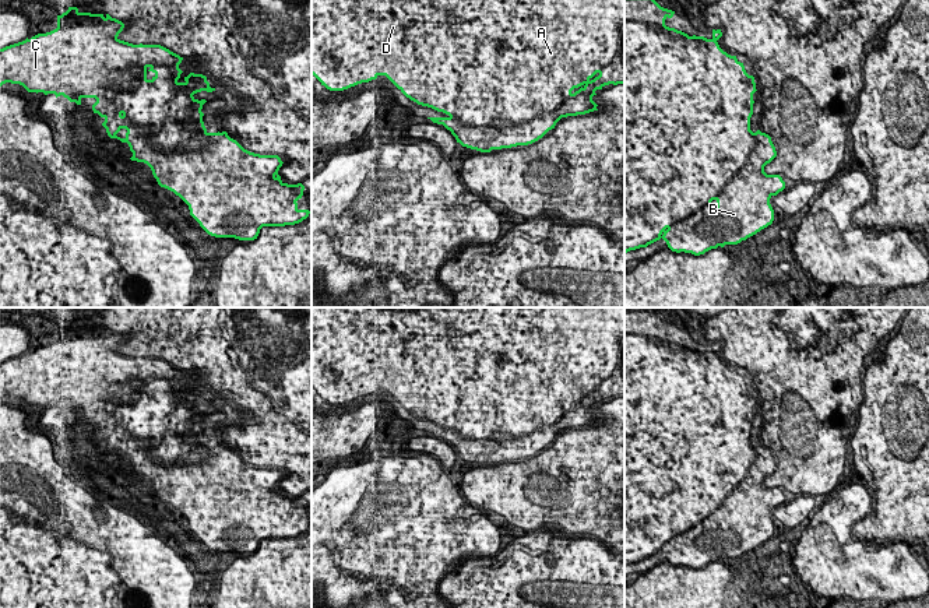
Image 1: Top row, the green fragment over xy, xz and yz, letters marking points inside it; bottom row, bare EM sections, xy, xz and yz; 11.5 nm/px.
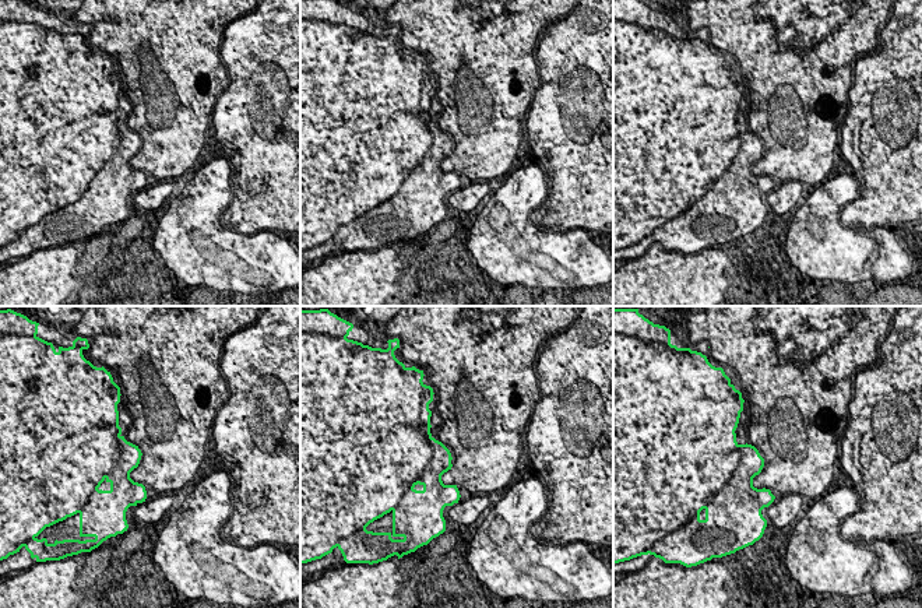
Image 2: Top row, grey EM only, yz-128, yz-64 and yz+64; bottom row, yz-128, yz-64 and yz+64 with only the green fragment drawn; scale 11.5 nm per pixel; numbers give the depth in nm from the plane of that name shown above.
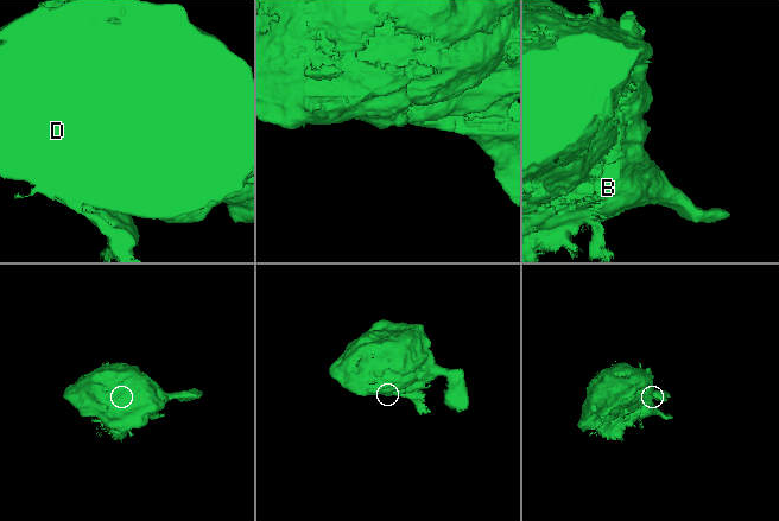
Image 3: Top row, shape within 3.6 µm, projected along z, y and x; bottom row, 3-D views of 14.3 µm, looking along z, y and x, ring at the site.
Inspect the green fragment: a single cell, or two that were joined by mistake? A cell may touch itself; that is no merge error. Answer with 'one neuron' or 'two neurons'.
one neuron

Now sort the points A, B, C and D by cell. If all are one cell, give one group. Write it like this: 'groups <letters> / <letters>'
groups A B C D

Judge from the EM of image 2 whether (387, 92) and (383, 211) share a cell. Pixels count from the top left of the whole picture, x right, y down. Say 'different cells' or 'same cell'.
same cell

